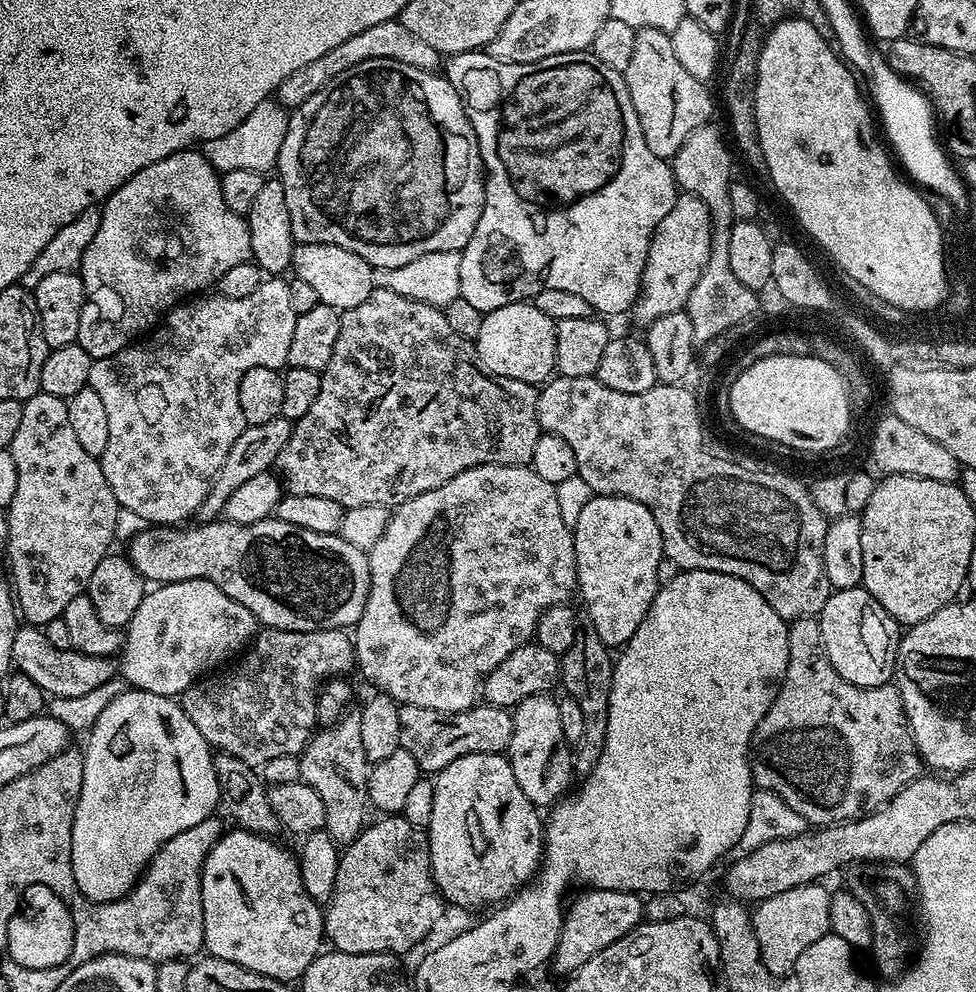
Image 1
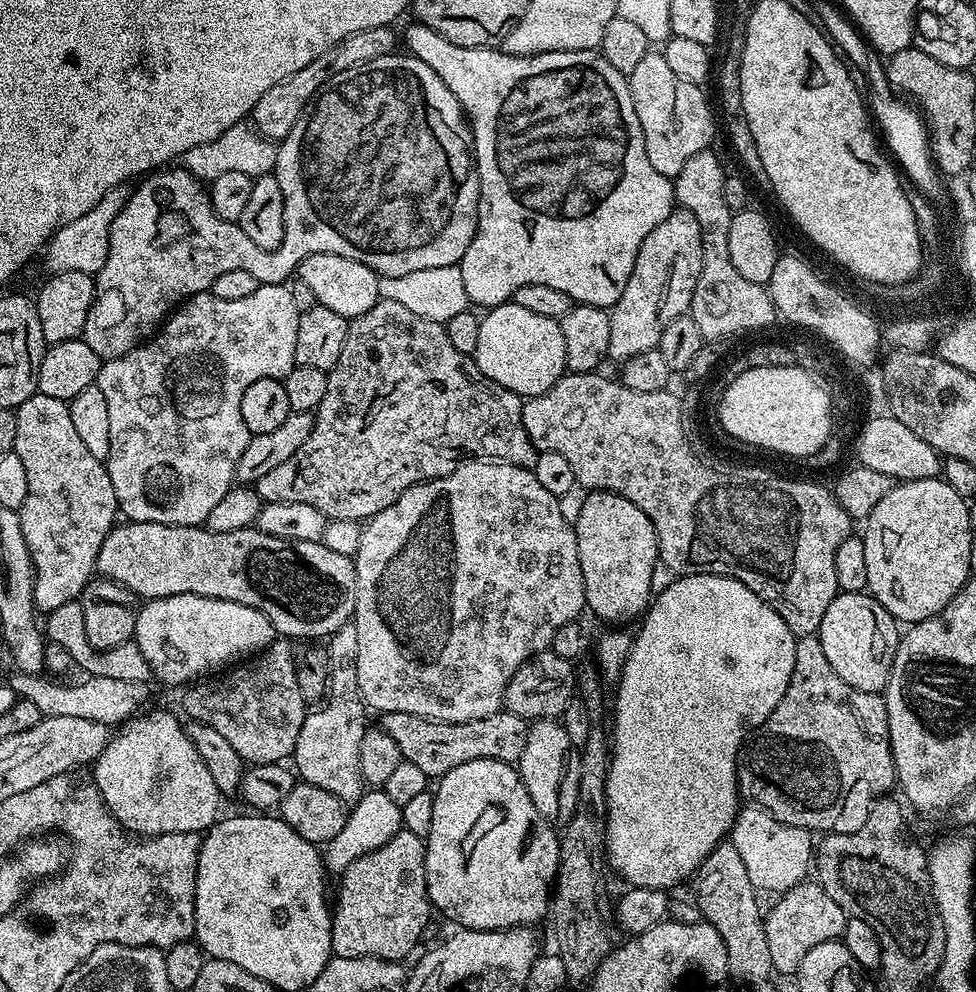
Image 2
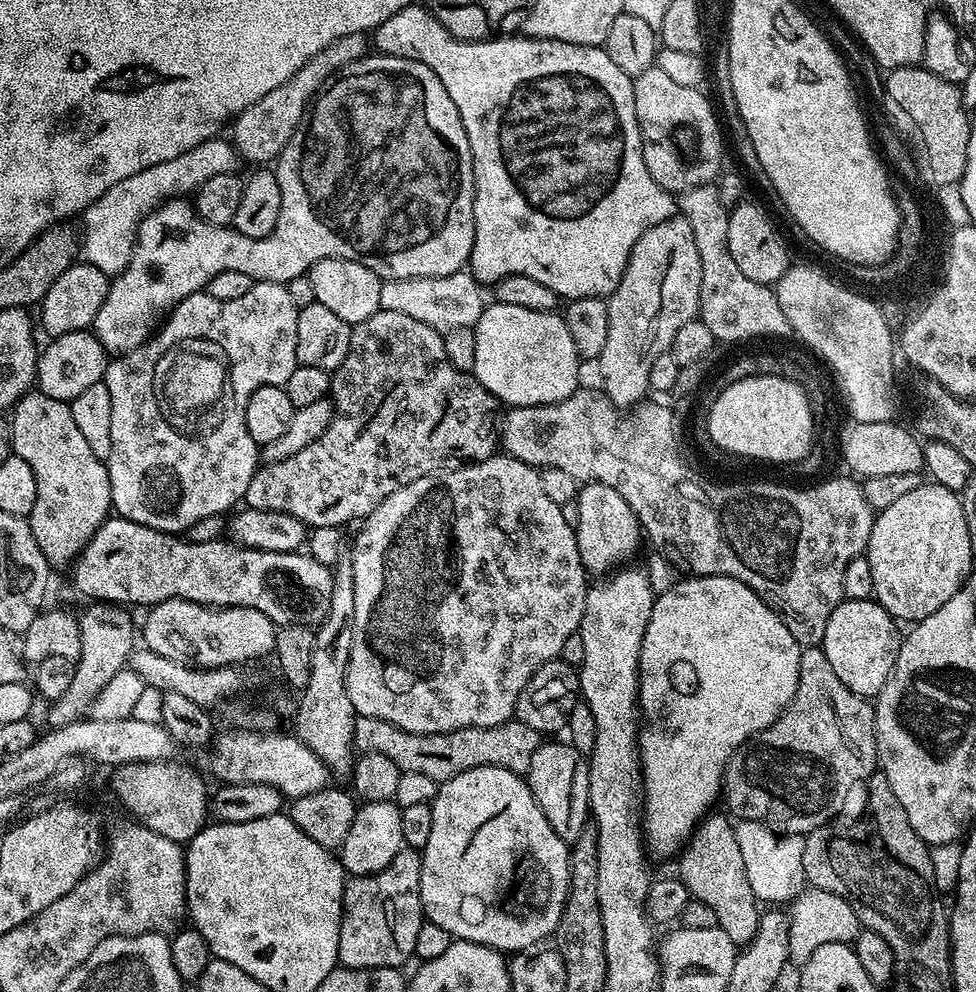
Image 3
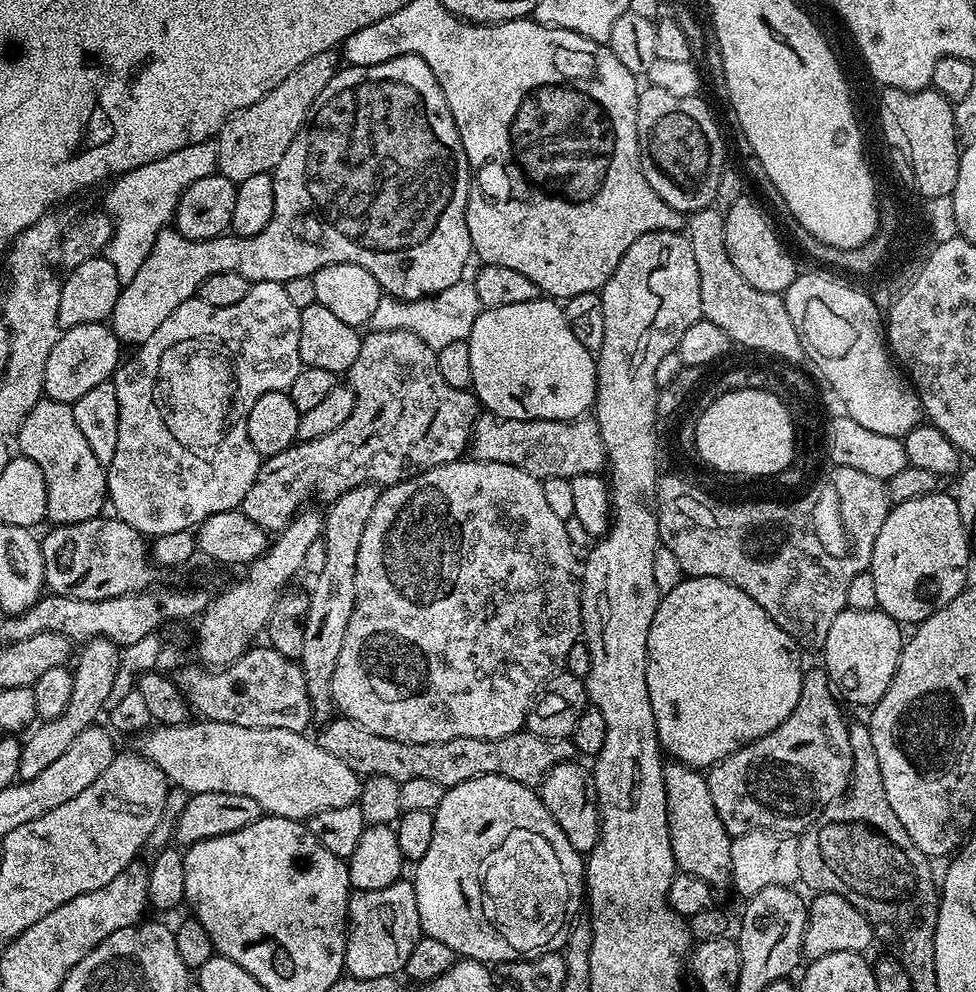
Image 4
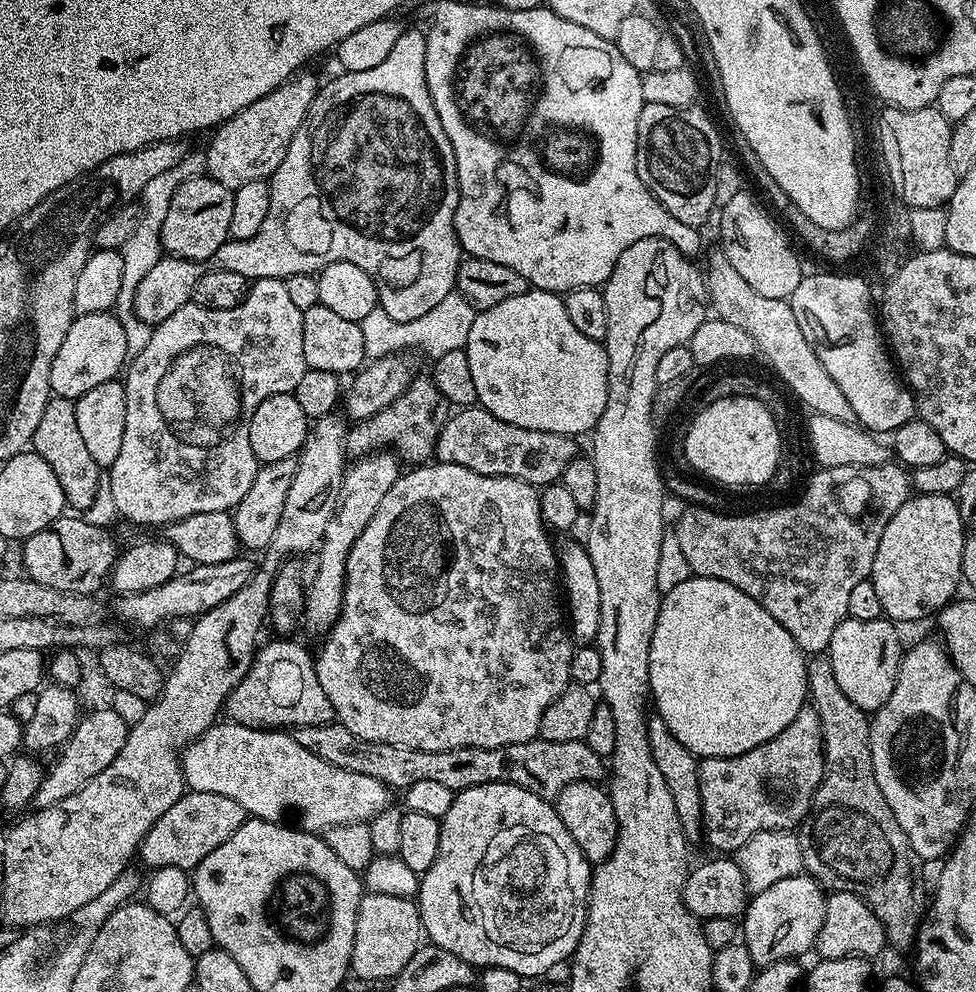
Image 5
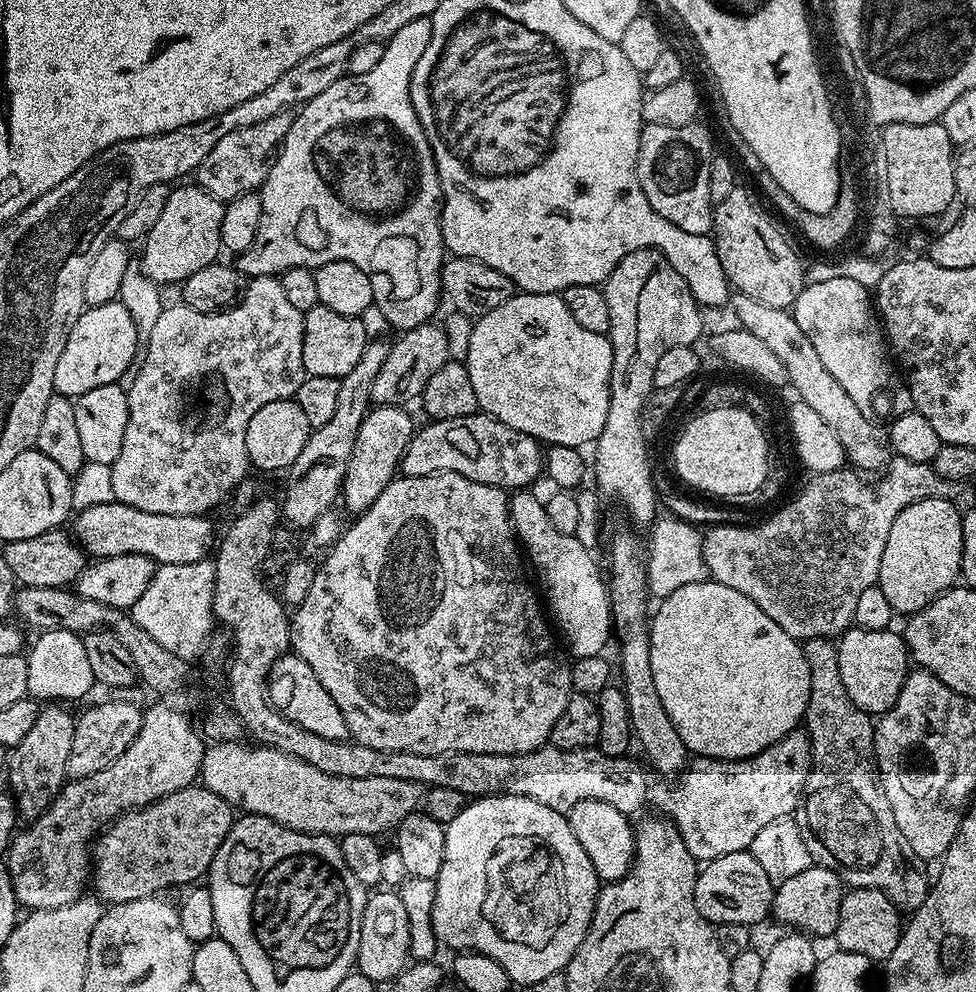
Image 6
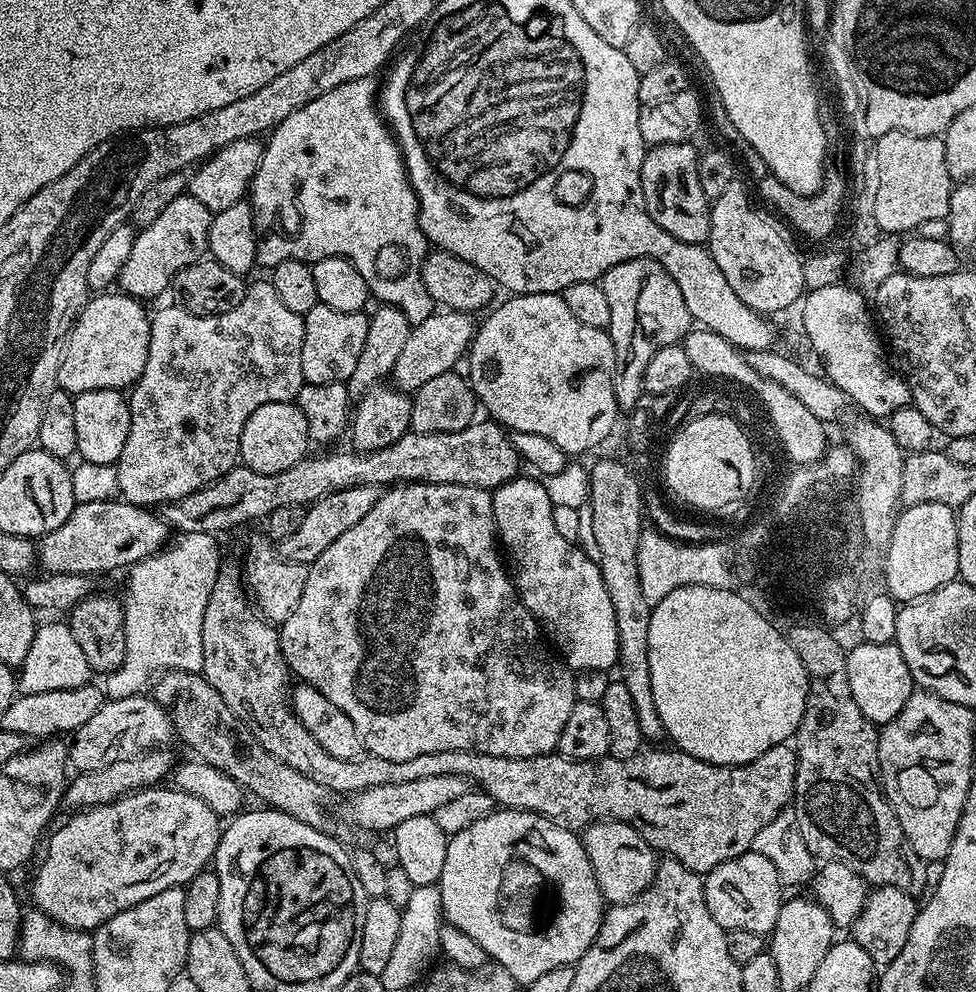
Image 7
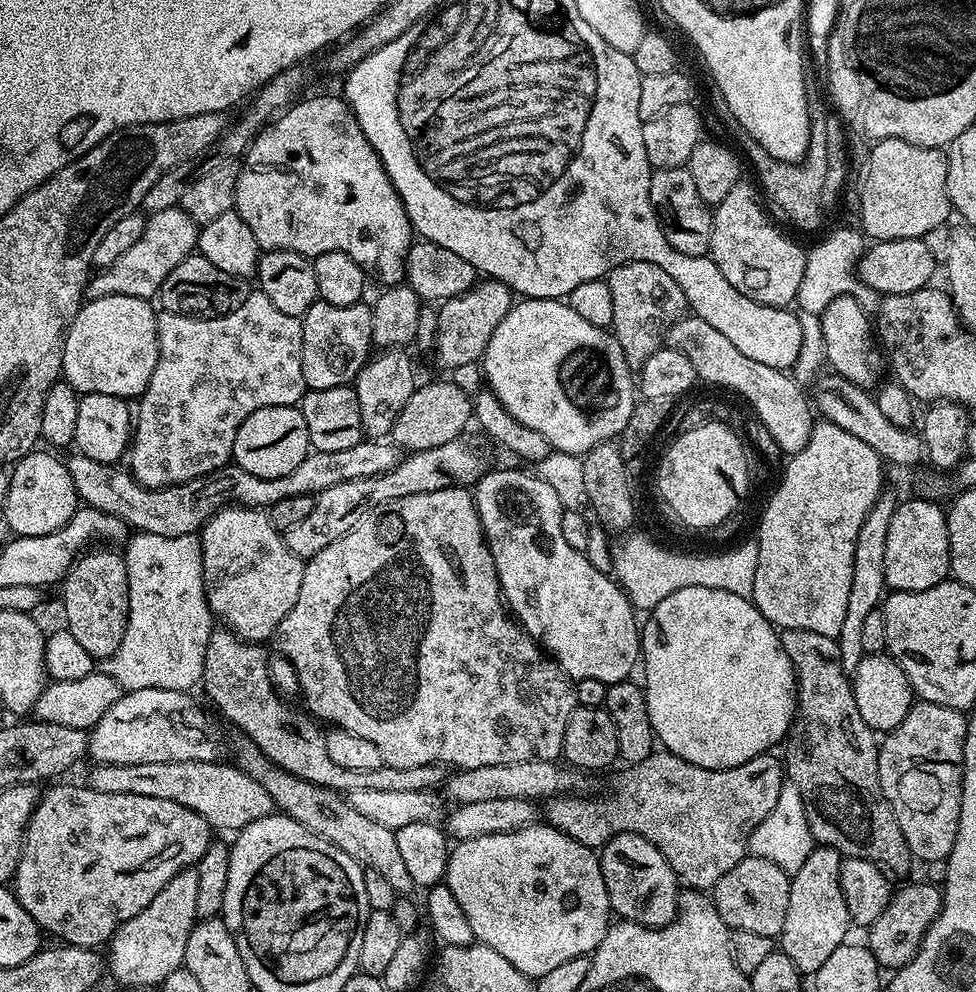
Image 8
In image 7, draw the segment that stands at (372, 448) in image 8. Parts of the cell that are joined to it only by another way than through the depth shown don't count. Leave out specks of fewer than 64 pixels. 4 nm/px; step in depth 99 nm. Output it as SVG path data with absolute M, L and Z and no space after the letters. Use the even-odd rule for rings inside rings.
M491 418L477 419L466 426L466 430L446 434L422 434L409 430L405 436L398 438L398 442L390 442L390 446L384 446L382 450L347 451L316 456L313 460L305 458L290 466L290 470L282 470L278 474L258 474L258 470L237 466L222 474L222 478L218 478L210 486L163 505L163 518L169 529L180 534L221 534L220 532L228 532L239 524L248 524L251 520L263 521L274 510L278 510L278 506L304 508L323 496L350 487L418 483L465 484L495 490L498 486L515 480L522 468L522 461L512 444L511 435Z

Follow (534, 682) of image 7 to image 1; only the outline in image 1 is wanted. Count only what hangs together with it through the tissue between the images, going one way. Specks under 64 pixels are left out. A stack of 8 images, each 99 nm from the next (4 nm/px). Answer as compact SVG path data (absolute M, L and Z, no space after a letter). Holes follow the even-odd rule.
M483 464L482 466L474 466L470 470L462 470L462 474L450 478L450 482L444 483L443 486L437 486L434 490L426 490L426 494L418 494L414 498L404 501L403 504L399 505L399 507L391 513L382 538L378 538L378 542L374 542L374 546L368 552L368 565L370 566L370 594L368 595L366 606L362 610L362 618L354 625L354 643L356 646L358 672L361 672L361 674L373 684L373 689L388 695L400 706L426 706L430 710L442 710L443 712L461 712L462 710L473 707L473 705L477 703L478 697L481 695L484 687L484 679L487 678L503 660L510 658L510 654L514 654L514 650L518 650L518 646L529 643L529 641L535 637L536 627L544 611L555 604L568 604L569 601L571 601L571 596L574 596L574 593L577 591L576 555L574 554L572 529L566 526L566 522L562 522L562 510L558 506L556 485L545 482L543 478L538 478L538 474L531 466L521 466L518 464Z

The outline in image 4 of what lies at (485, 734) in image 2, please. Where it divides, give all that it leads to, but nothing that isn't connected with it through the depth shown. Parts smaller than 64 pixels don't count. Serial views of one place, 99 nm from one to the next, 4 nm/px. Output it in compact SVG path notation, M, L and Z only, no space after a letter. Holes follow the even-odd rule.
M336 718L328 726L328 732L318 736L318 743L326 750L330 750L330 754L334 754L334 758L339 758L345 766L350 766L350 770L354 770L357 776L361 778L385 776L397 781L426 778L438 782L443 788L452 788L455 784L461 784L470 778L479 776L501 776L535 789L550 769L559 764L569 763L577 755L576 747L571 739L551 740L527 730L506 734L506 738L450 738L450 742L411 744L410 742L394 742L394 738L382 738L382 734L370 734L370 730L358 726L358 722L353 720Z

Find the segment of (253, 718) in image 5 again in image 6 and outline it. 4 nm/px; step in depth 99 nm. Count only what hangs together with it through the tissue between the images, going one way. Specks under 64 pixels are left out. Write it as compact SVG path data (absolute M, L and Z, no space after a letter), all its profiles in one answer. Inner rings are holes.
M295 654L278 657L274 666L268 669L266 695L274 708L284 710L287 704L292 704L290 719L302 726L302 730L310 730L310 734L322 734L322 738L331 740L349 739L346 718L342 718L342 710L338 710L338 702L326 694L326 686L318 682L318 674L314 674L314 670L310 670L310 666Z

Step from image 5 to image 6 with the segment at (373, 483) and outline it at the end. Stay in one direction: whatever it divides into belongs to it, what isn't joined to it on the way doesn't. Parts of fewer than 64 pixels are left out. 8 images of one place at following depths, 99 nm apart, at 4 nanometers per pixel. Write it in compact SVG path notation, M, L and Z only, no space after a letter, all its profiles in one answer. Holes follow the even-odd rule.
M390 404L369 407L362 426L358 426L358 438L354 438L354 451L350 453L342 489L342 504L344 500L352 514L374 506L374 498L378 498L389 482L396 479L400 472L400 459L412 441L413 431L412 416L403 407Z

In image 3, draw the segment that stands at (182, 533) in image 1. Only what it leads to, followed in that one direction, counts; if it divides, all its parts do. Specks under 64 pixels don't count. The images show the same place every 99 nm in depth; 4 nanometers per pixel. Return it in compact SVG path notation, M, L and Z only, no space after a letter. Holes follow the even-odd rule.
M113 515L105 520L102 527L96 531L94 538L90 538L87 546L80 551L74 563L71 565L72 584L87 599L92 602L111 602L121 606L133 606L132 604L144 604L151 606L161 604L167 600L189 600L195 604L206 604L209 608L249 608L258 610L266 614L273 624L283 626L286 624L307 624L309 626L318 626L326 618L330 610L330 594L332 593L332 573L333 569L329 565L318 562L314 557L309 556L307 551L298 552L274 552L272 550L254 550L253 548L243 548L240 544L233 544L231 539L221 538L211 540L210 542L190 542L187 538L181 538L179 535L171 532L159 532L150 526L142 526L138 522L125 520L123 516Z

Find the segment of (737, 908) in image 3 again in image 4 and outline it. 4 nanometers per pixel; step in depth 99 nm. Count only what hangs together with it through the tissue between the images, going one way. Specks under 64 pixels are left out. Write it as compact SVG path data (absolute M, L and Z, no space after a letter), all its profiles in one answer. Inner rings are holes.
M668 762L664 766L664 785L670 826L670 850L674 850L677 869L686 874L694 874L694 878L702 878L702 882L720 890L724 883L728 884L732 879L730 850L734 838L726 830L726 826L722 826L722 818L718 818L718 810L714 808L714 798L710 798L707 775L701 769L691 768L688 764Z

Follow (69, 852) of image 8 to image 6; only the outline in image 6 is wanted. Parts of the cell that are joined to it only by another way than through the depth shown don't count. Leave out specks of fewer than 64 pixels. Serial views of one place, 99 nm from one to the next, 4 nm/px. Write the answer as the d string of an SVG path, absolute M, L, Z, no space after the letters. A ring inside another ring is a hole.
M203 786L171 792L144 808L126 812L94 841L91 891L111 906L155 896L175 884L191 885L207 873L233 823L232 805Z

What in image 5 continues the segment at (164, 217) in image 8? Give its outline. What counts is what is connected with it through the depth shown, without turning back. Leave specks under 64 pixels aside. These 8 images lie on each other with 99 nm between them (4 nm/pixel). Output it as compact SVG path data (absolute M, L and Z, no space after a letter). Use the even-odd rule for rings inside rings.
M207 174L192 176L174 190L170 206L166 210L166 219L160 231L160 246L167 255L177 256L180 260L197 262L211 261L218 246L230 238L230 217L234 215L233 189L222 186Z

